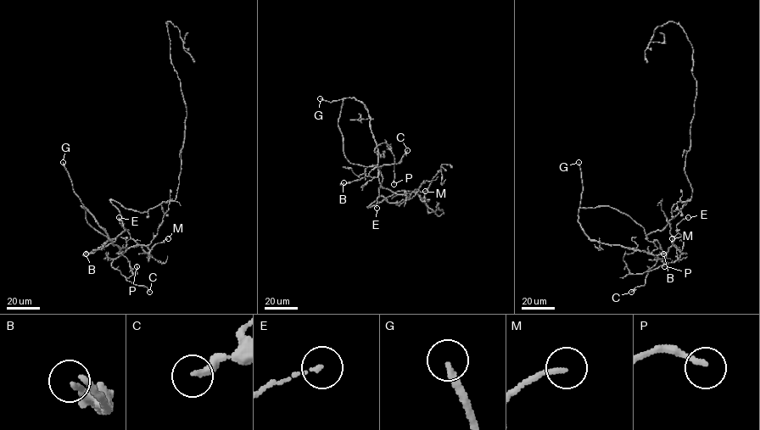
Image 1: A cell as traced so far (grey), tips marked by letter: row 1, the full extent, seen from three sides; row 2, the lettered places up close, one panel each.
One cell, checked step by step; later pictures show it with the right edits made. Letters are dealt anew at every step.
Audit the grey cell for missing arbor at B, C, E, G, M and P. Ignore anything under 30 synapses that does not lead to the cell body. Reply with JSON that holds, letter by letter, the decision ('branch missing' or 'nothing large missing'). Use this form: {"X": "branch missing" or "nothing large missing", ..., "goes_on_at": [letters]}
{"B": "nothing large missing", "C": "nothing large missing", "E": "nothing large missing", "G": "branch missing", "M": "nothing large missing", "P": "nothing large missing", "goes_on_at": ["G"]}

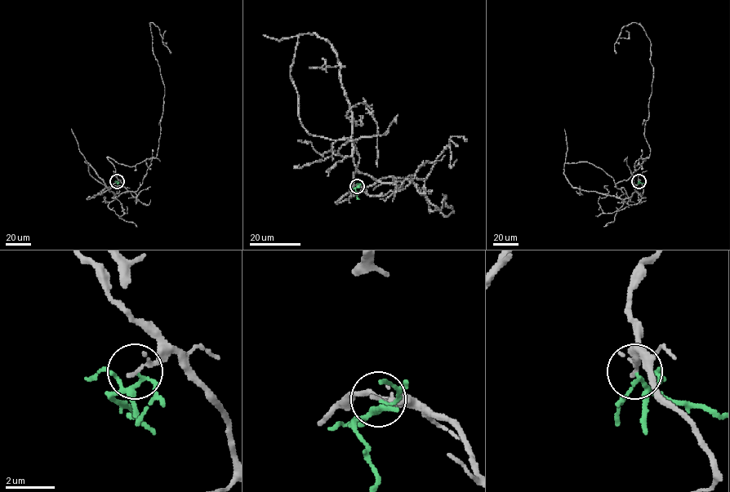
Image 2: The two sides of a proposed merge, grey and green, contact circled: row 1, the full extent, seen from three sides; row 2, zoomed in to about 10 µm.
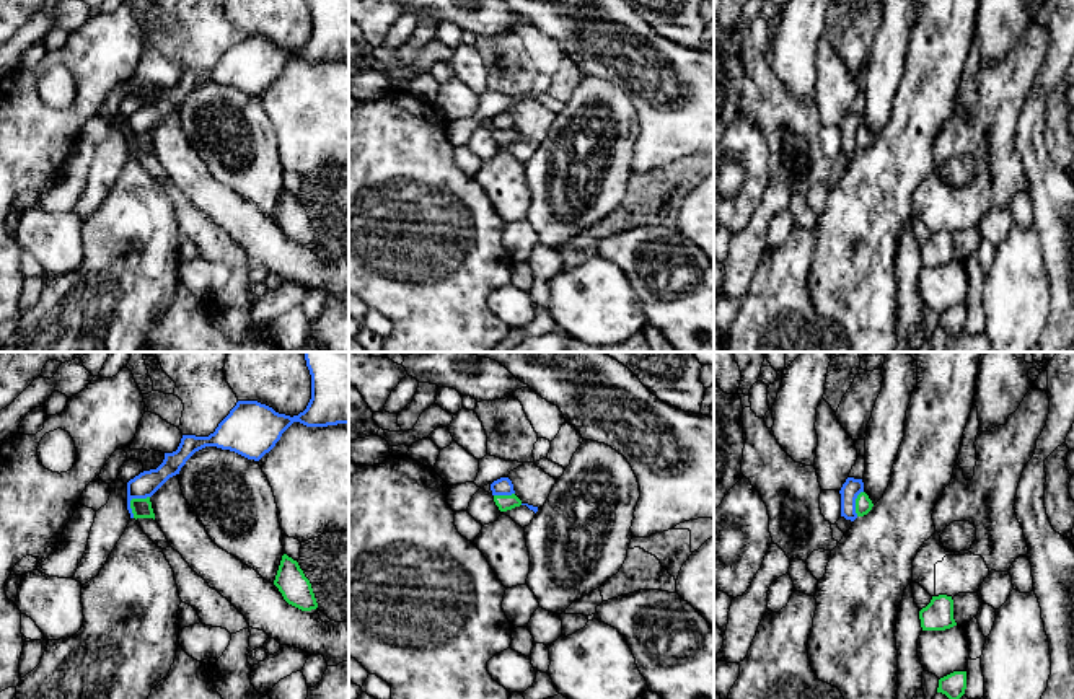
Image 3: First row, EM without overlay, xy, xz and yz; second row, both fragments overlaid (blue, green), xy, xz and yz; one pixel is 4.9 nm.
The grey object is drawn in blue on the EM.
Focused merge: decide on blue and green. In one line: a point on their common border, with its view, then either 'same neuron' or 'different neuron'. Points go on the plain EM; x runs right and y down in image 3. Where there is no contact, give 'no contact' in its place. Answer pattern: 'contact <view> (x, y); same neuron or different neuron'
contact xy (131, 134); different neuron

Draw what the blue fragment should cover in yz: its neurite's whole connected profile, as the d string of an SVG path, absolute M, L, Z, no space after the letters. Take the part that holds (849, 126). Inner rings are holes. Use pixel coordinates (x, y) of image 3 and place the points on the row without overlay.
M847 112L843 119L839 129L841 129L841 152L846 155L854 156L857 153L856 148L856 134L857 130L864 127L864 117L862 114Z

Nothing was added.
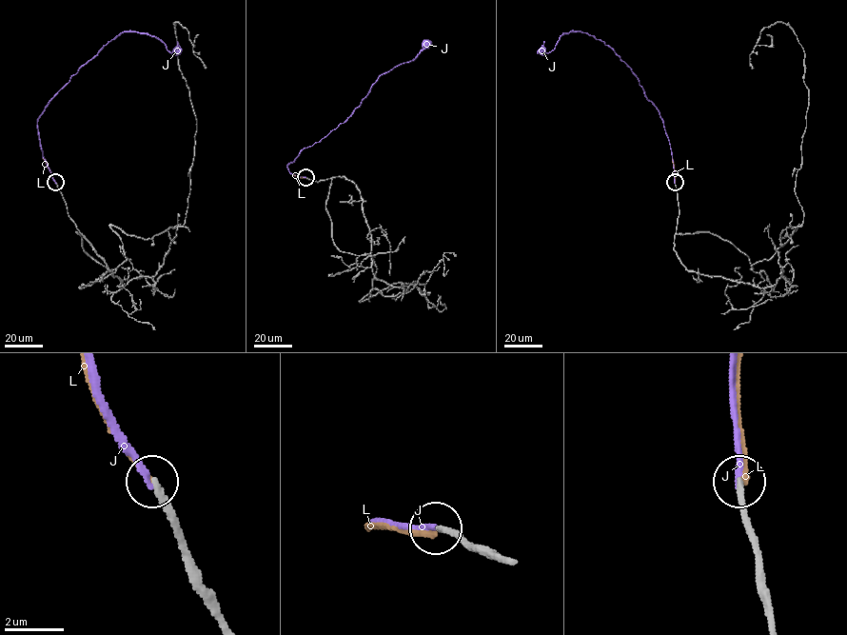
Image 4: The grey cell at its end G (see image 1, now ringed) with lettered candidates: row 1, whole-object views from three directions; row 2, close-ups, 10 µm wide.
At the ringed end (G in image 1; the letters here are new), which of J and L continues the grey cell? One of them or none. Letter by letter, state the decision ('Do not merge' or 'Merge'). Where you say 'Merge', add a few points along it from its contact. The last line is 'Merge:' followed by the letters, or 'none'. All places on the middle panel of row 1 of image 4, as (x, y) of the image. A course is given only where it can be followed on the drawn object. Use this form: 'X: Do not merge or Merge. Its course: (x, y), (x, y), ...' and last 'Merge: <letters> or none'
J: Merge. Its course: (305, 177), (290, 172), (289, 162), (302, 149), (344, 123), (381, 75), (412, 61), (425, 45)
L: Do not merge
Merge: J

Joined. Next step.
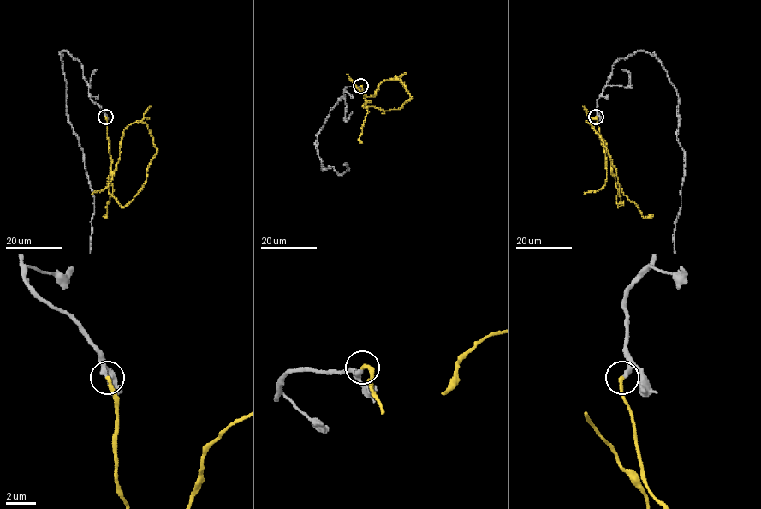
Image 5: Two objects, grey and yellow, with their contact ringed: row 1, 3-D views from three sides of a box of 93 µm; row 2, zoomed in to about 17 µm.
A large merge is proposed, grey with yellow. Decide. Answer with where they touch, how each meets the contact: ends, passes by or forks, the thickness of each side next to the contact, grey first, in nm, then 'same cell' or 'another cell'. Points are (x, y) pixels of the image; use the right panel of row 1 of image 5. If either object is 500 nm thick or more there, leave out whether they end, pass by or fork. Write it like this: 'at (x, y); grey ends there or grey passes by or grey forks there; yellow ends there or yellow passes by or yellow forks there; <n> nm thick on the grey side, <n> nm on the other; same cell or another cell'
at (596, 116); grey passes by; yellow ends there; 220 nm thick on the grey side, 240 nm on the other; same cell

